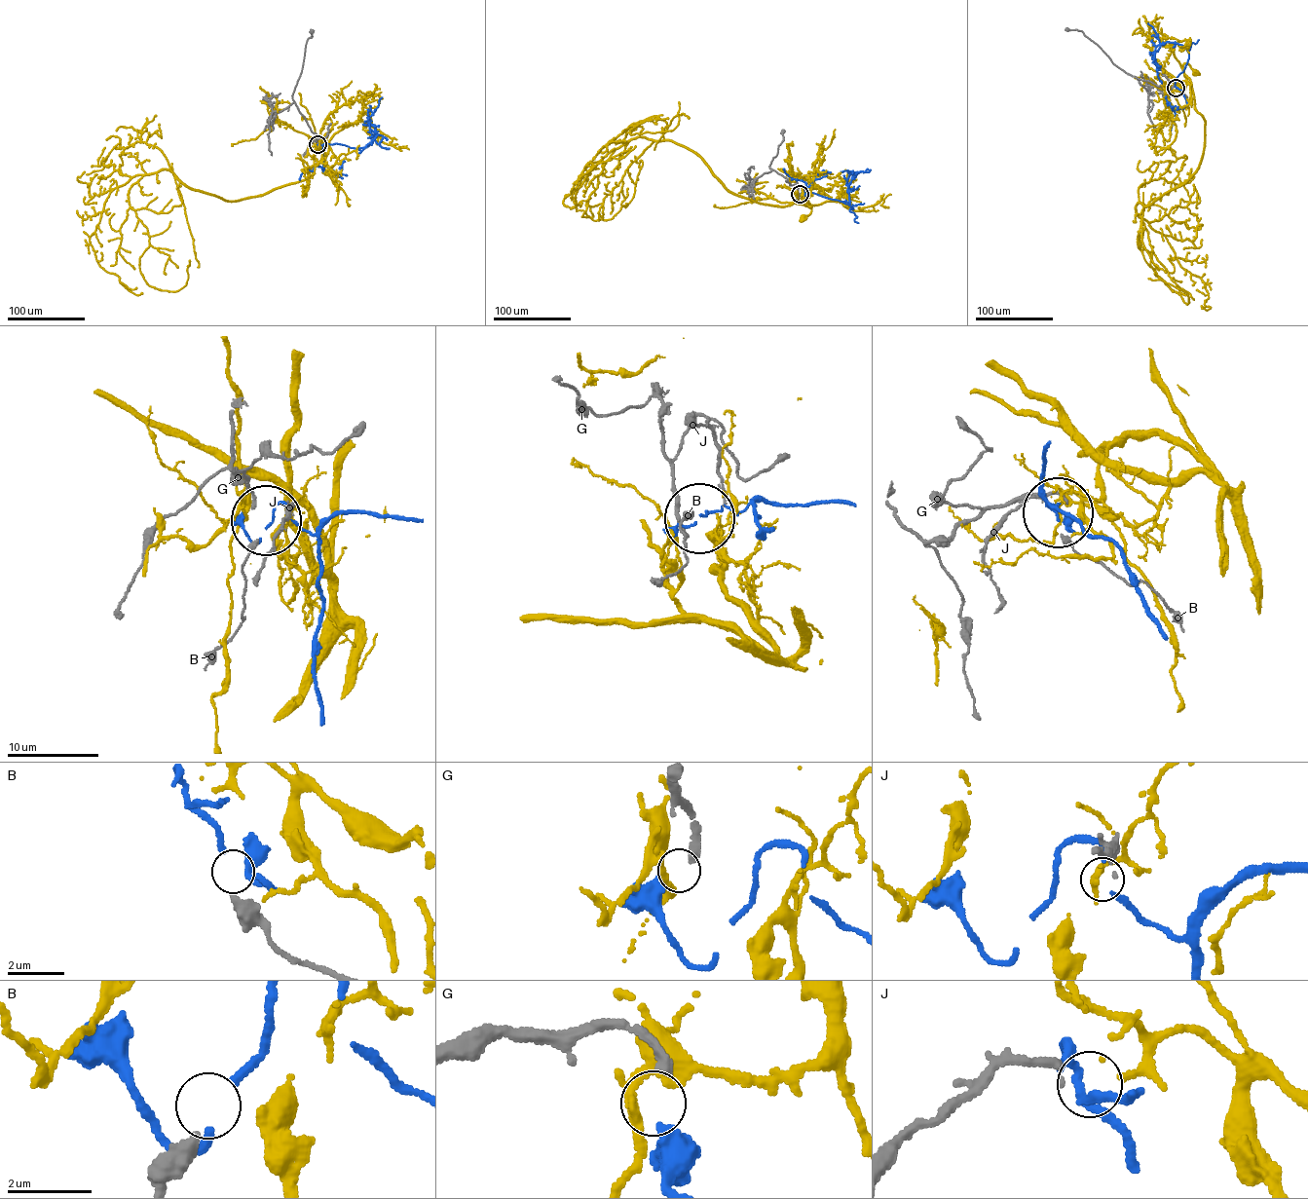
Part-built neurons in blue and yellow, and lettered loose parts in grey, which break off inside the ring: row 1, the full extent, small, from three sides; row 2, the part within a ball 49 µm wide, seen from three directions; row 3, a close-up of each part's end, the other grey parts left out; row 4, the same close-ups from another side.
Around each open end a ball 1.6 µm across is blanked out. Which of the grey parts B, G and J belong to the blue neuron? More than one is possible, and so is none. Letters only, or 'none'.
B

